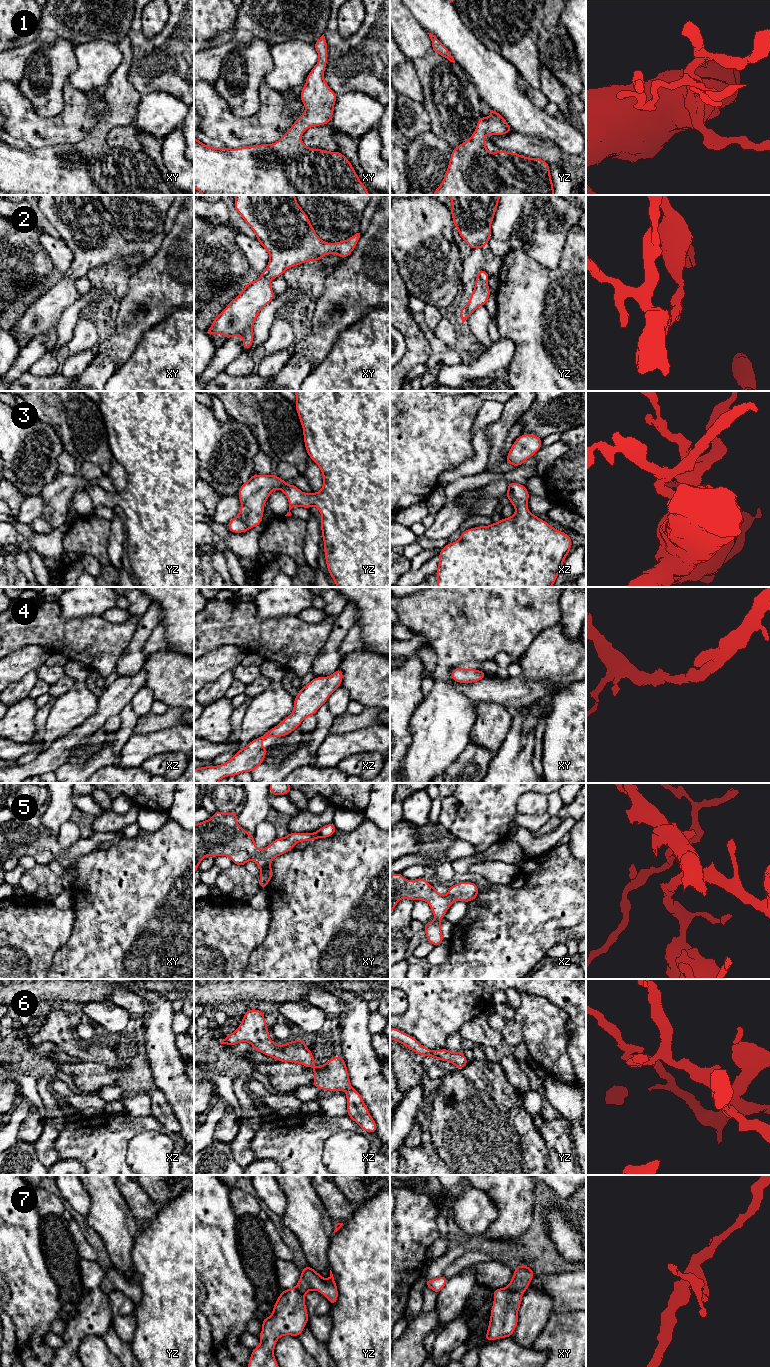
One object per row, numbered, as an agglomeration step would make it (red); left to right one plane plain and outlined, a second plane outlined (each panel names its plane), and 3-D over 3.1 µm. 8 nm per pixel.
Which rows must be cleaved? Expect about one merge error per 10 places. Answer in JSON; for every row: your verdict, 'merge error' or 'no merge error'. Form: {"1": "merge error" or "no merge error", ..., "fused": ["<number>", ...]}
{"1": "no merge error", "2": "no merge error", "3": "no merge error", "4": "no merge error", "5": "no merge error", "6": "no merge error", "7": "no merge error", "fused": []}

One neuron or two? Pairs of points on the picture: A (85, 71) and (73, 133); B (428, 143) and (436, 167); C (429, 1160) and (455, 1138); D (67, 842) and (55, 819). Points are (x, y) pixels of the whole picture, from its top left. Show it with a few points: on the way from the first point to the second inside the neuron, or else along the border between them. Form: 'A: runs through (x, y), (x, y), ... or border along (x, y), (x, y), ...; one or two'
A: border along (68, 81), (72, 87), (84, 95); two
B: runs through (428, 149), (428, 159), (430, 161); one
C: border along (430, 1142), (439, 1157), (446, 1164); two
D: border along (71, 818), (61, 825), (57, 833); two

